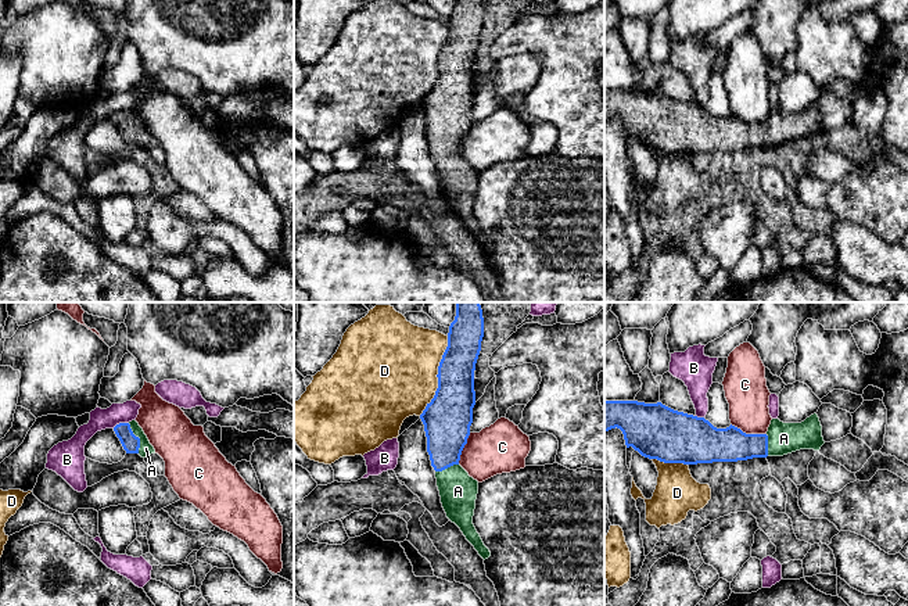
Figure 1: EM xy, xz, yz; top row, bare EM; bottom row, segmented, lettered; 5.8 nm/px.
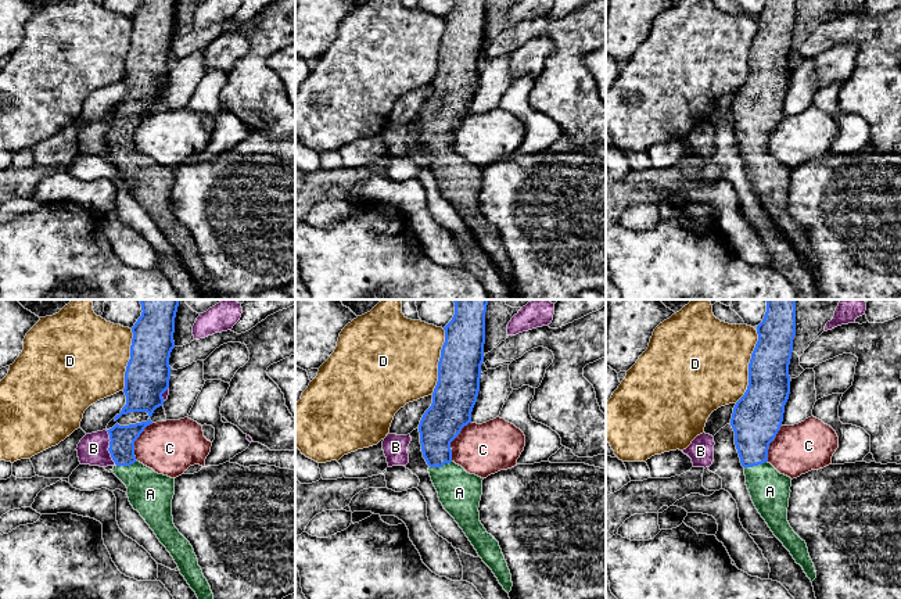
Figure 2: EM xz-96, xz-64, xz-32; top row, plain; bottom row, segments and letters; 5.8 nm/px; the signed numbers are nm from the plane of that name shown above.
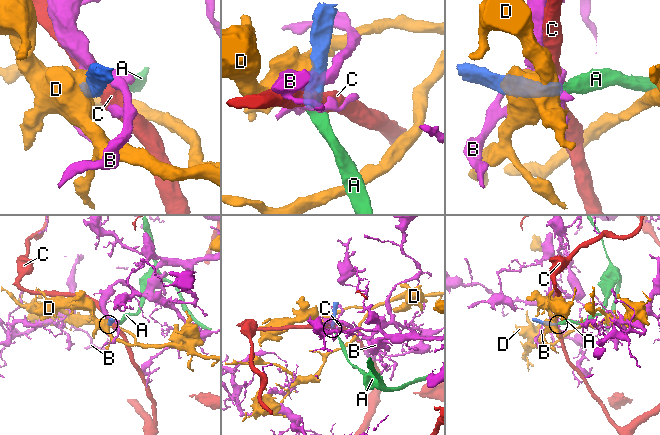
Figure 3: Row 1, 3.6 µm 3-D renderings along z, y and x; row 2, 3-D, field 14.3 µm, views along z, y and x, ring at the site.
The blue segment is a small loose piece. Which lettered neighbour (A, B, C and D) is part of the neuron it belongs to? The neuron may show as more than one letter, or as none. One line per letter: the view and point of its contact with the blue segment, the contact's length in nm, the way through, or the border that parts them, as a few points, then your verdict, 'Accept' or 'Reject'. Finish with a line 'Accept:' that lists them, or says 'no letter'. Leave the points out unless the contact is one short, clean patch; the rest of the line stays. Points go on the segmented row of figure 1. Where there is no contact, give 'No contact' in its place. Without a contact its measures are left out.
A: Touches blue at xy (139, 438). Shared border 190 nm. Path across: xy (131, 443), (139, 438), (146, 448). Accept
B: Touches blue at xy (119, 423). Shared border 100 nm. Reject
C: Touches blue at yz (749, 434). Shared border 220 nm. Boundary: yz (731, 423), (746, 433), (765, 434). Reject
D: Touches blue at xz (437, 376). Shared border 500 nm. Reject
Accept: A

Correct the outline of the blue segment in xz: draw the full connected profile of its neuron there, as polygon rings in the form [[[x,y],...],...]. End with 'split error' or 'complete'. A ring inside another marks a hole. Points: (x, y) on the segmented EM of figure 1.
[[[456,302],[448,347],[438,366],[438,388],[420,419],[446,517],[485,560],[491,552],[473,524],[478,481],[459,465],[473,423],[474,370],[482,337],[484,318],[480,302]]] | split error

